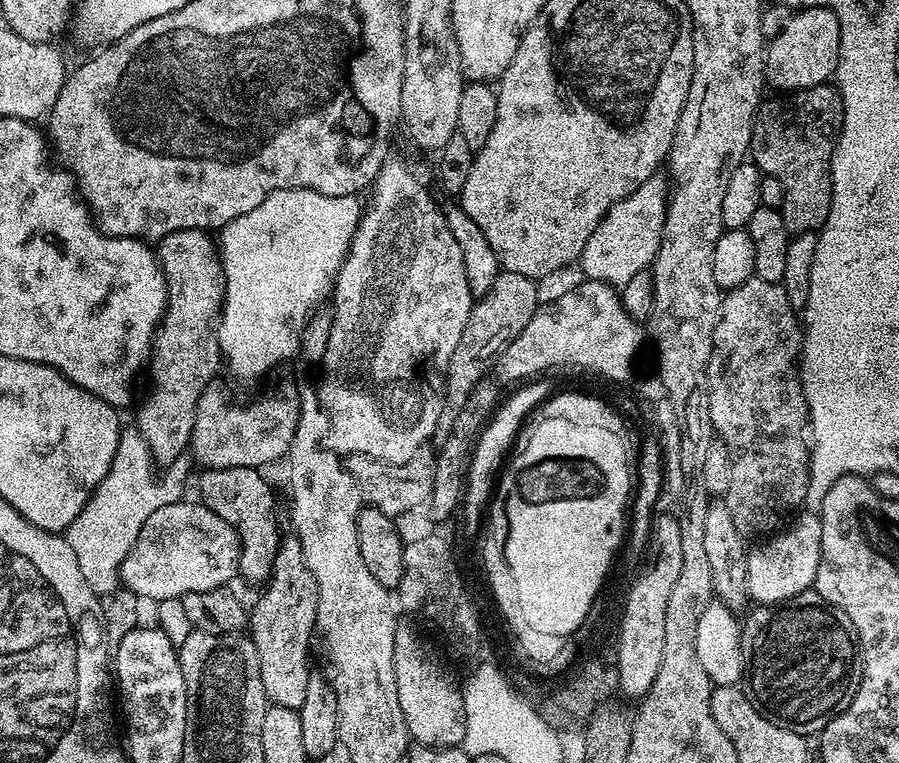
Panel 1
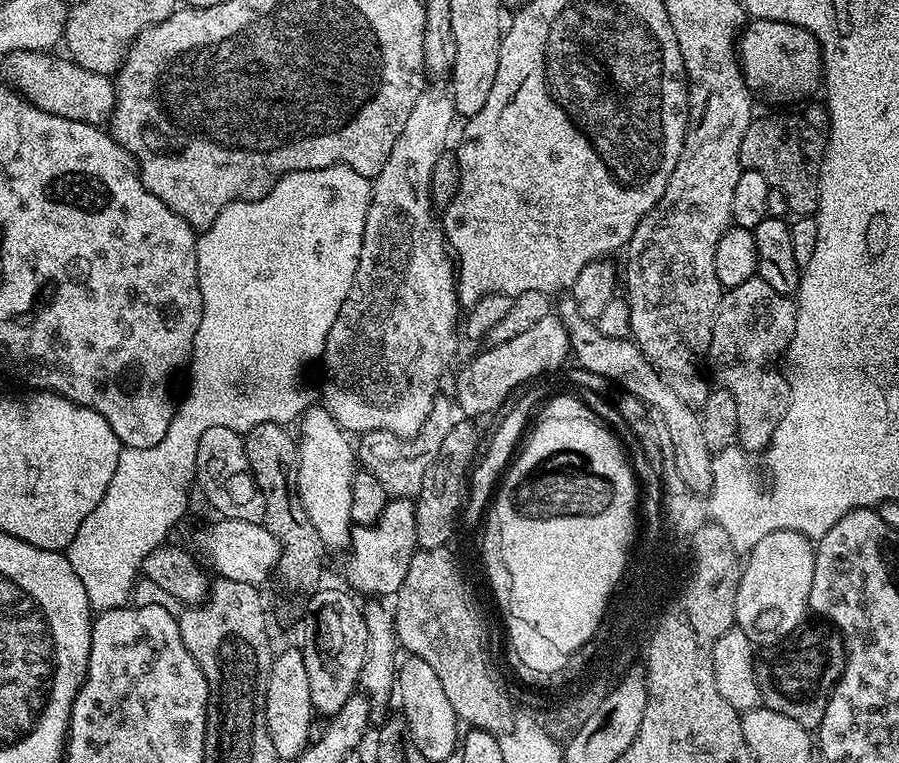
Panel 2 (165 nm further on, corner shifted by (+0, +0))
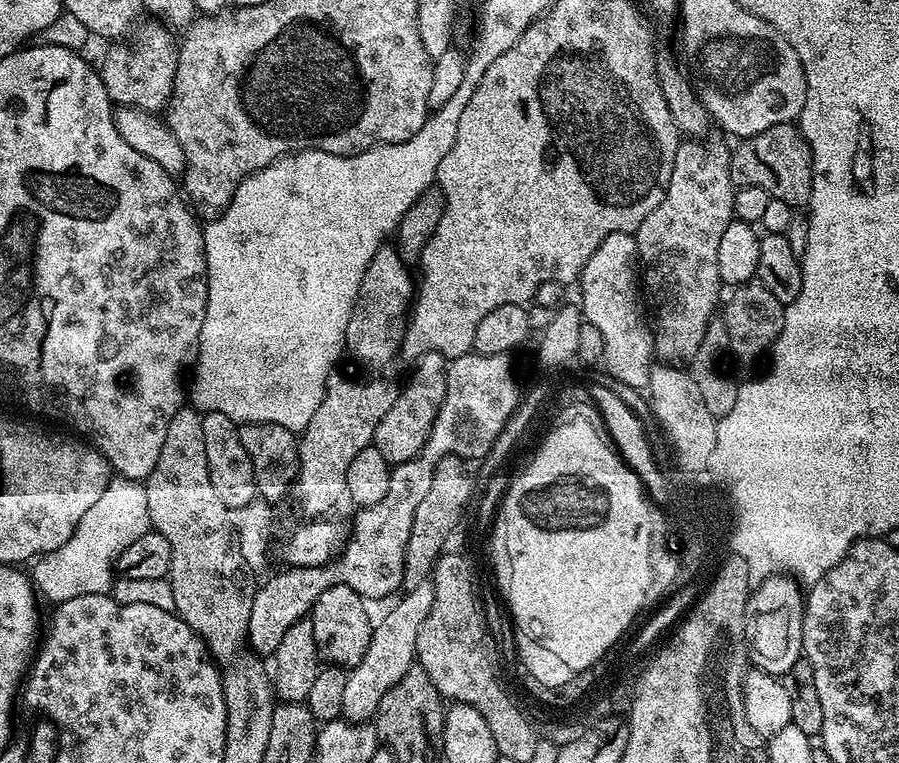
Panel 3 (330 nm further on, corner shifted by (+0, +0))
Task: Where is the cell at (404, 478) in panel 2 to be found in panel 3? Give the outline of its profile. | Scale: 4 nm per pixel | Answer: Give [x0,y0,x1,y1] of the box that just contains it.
[374,352,449,466]

